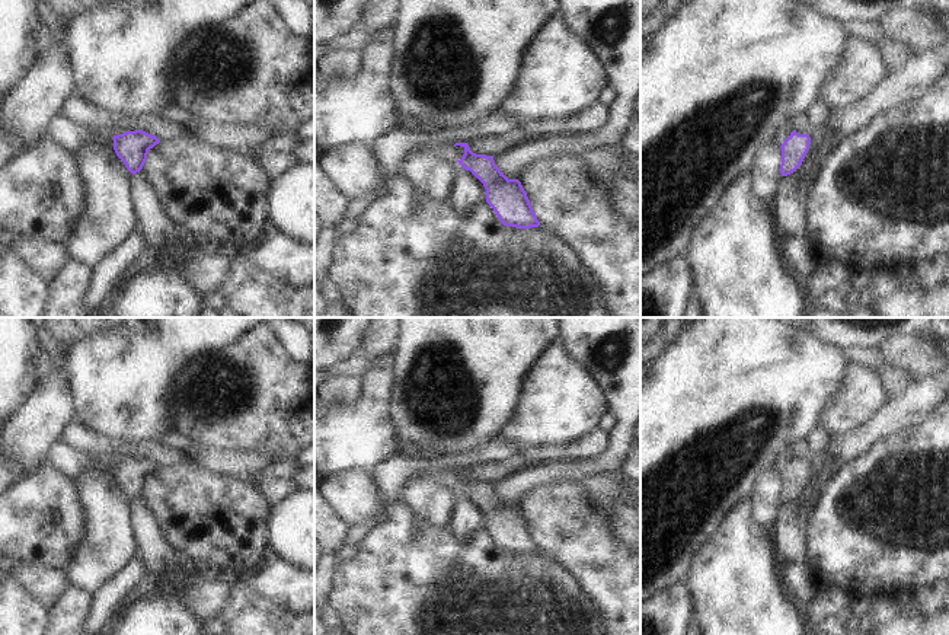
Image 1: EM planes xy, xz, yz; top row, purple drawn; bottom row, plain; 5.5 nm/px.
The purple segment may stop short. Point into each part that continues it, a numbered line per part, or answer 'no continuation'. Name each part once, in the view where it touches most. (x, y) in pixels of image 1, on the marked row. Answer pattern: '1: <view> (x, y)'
no continuation.

